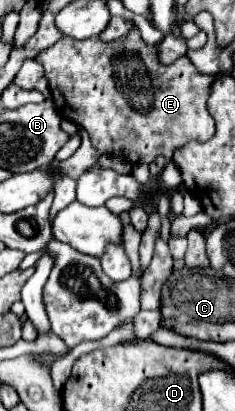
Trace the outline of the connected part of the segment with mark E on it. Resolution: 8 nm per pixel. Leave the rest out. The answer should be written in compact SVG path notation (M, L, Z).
M133 27L125 37L109 43L99 37L83 41L61 37L61 41L41 51L37 55L37 61L45 67L45 77L49 81L57 113L61 113L63 119L73 121L77 127L85 129L99 153L121 151L133 165L149 165L157 155L171 159L173 151L187 141L209 141L215 133L215 121L207 111L207 99L215 77L199 73L189 57L179 57L175 63L163 65L157 55L157 45L147 45L137 27Z

